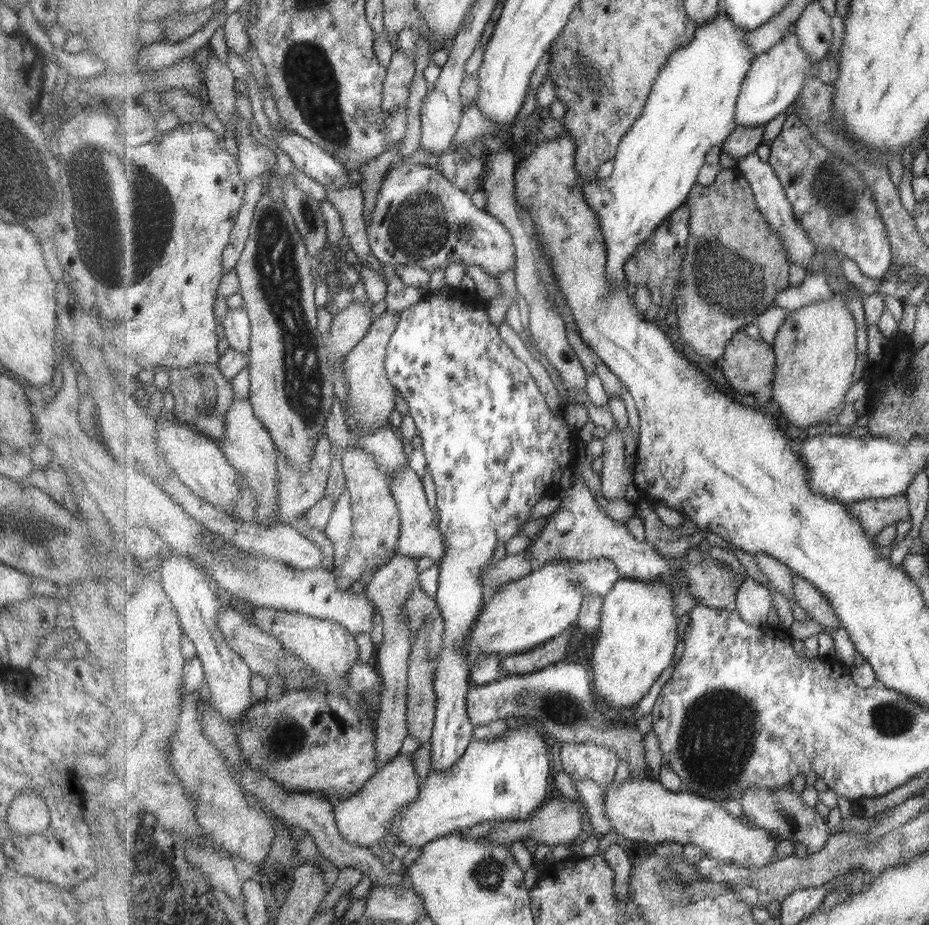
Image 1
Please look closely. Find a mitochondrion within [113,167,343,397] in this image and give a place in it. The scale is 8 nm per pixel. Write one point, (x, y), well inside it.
(307, 215)

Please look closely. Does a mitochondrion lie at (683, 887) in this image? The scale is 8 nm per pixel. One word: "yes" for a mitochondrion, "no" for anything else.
yes

